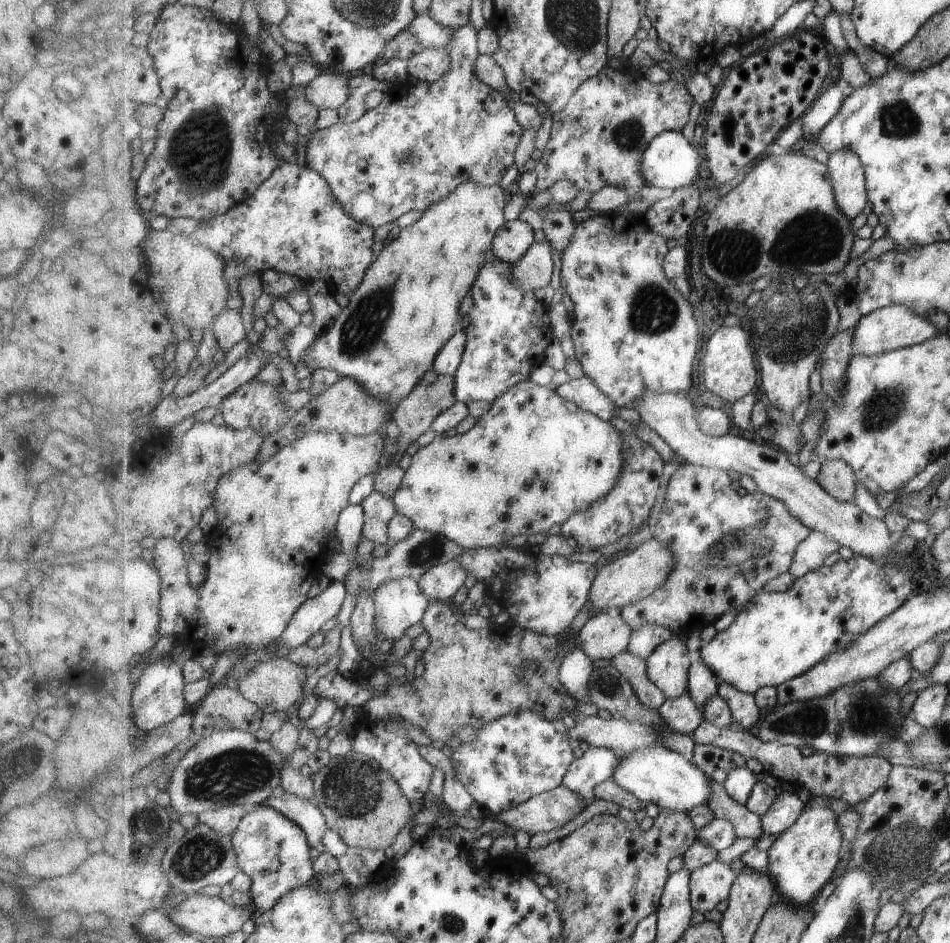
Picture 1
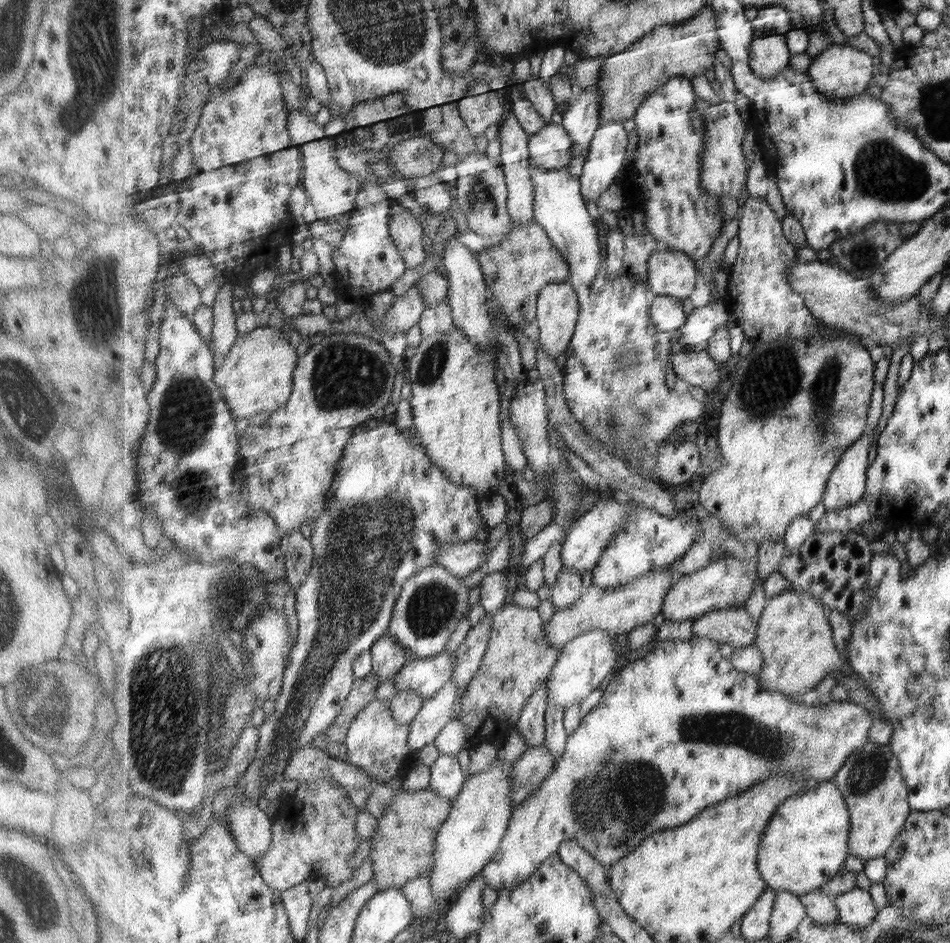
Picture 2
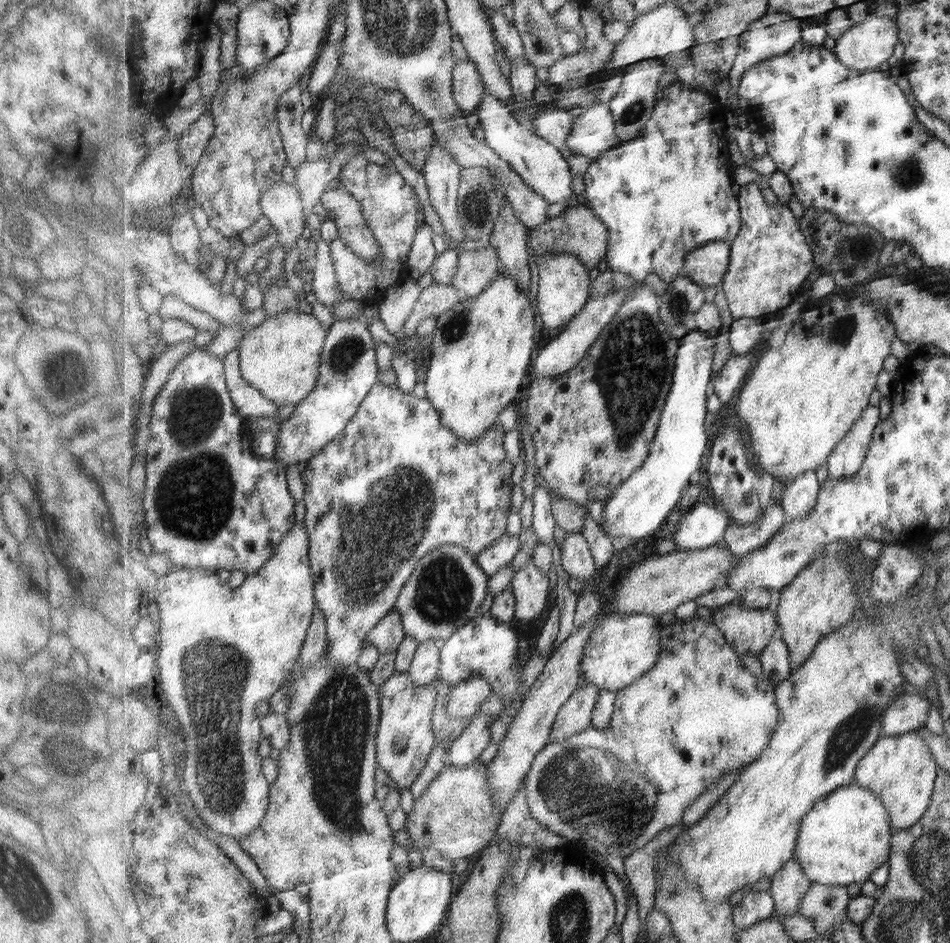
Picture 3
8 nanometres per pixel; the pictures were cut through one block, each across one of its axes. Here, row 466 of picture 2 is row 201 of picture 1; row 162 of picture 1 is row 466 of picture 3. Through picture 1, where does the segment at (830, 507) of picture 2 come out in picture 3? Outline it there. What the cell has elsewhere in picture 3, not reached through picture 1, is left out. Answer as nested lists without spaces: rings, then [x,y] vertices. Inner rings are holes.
[[[869,406],[857,424],[853,425],[849,435],[836,446],[836,450],[829,457],[827,461],[829,478],[847,479],[847,477],[855,477],[861,471],[875,429],[880,423],[879,406]]]

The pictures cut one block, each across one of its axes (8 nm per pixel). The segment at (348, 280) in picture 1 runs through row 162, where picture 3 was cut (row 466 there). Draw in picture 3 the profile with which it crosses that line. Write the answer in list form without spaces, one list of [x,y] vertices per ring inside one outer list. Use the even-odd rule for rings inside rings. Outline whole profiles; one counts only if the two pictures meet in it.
[[[379,303],[364,304],[363,315],[359,319],[341,319],[335,321],[328,330],[327,340],[322,350],[321,366],[318,376],[318,383],[315,392],[311,392],[303,402],[296,406],[290,417],[282,422],[279,430],[275,459],[285,469],[300,462],[308,463],[313,456],[319,455],[329,443],[334,443],[337,436],[343,435],[345,428],[360,411],[361,404],[372,392],[372,388],[380,382],[379,376],[382,372],[376,355],[376,344],[369,332],[369,318],[377,316],[379,318]]]

